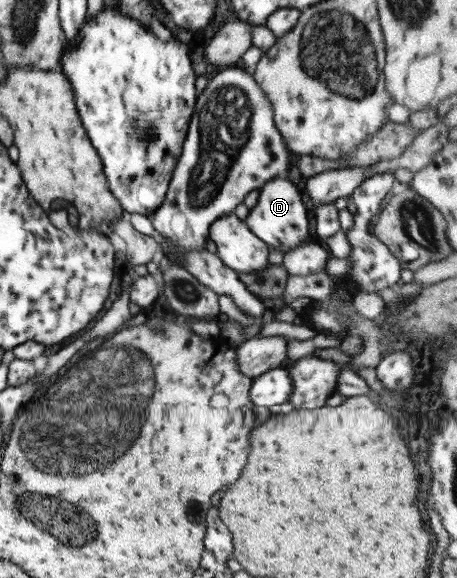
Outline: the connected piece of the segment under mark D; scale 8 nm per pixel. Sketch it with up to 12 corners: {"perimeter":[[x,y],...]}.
{"perimeter":[[297,180],[267,181],[245,217],[270,249],[315,241]]}

